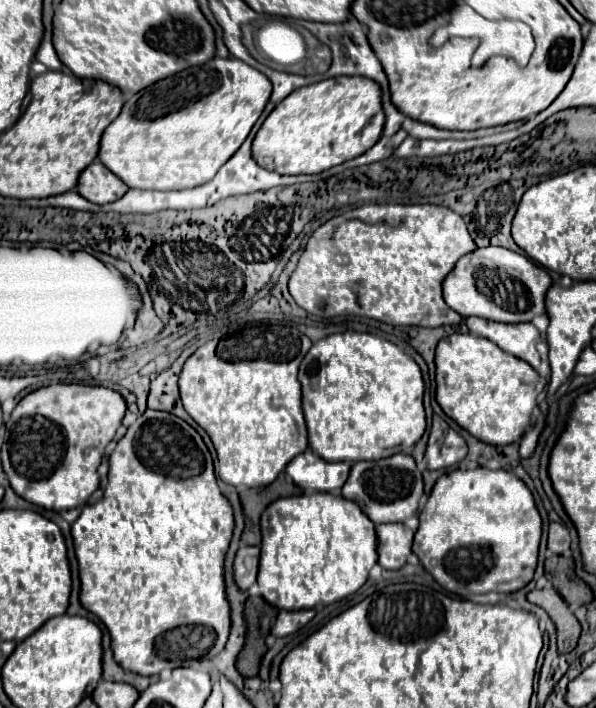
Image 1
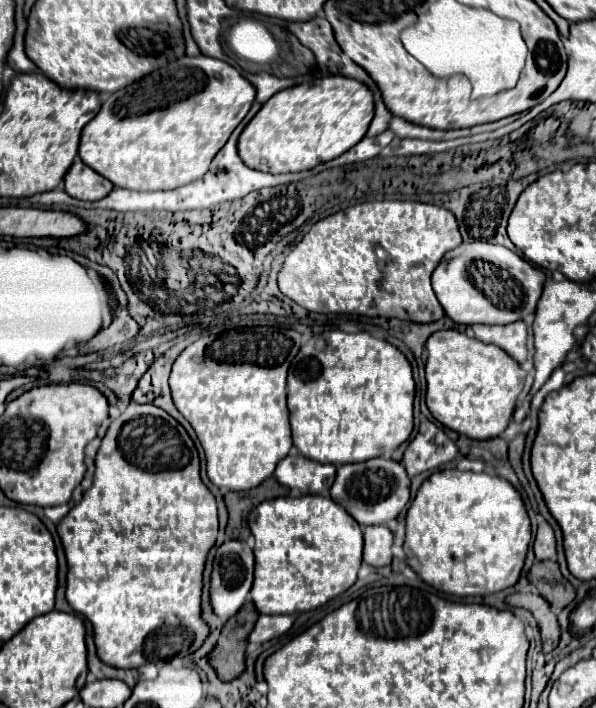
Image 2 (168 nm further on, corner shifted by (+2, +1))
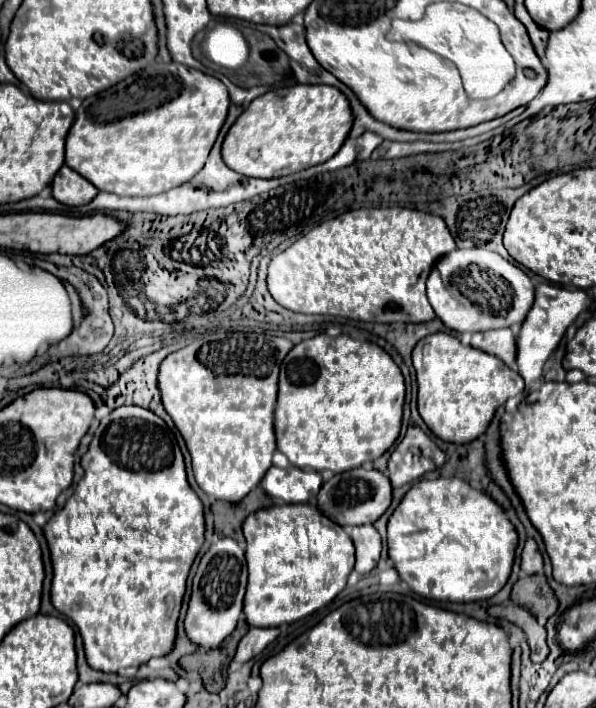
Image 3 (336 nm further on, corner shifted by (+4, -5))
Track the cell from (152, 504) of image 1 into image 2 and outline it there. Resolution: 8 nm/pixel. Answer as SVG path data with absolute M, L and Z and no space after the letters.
M130 403L128 409L110 425L106 437L102 439L98 457L96 457L96 473L94 485L84 493L82 501L70 509L70 513L58 523L58 535L62 539L66 559L68 559L68 587L66 599L78 613L86 615L94 625L94 641L98 647L98 657L118 669L138 669L146 663L170 663L174 657L186 657L198 651L210 635L210 627L202 619L202 587L204 587L204 565L210 549L218 537L218 507L210 489L200 479L200 457L194 447L194 441L186 433L186 429L170 417L166 411L154 405L138 405Z

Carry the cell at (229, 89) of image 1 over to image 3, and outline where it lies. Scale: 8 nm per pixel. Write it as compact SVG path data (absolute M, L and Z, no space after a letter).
M150 63L146 65L146 69L140 69L138 73L126 77L124 81L120 81L118 85L112 85L110 89L94 95L94 97L86 97L82 101L82 105L76 109L76 117L74 117L74 123L68 131L68 137L66 137L66 165L70 169L74 169L76 173L80 173L84 179L88 179L98 191L110 191L114 195L126 195L126 197L150 197L150 195L158 195L158 193L164 193L172 187L178 187L186 181L190 181L206 163L206 157L218 137L218 131L226 119L226 113L228 113L228 107L230 107L230 99L228 99L228 91L226 87L212 75L206 75L202 71L196 71L196 69L190 69L186 65L180 65L180 63Z

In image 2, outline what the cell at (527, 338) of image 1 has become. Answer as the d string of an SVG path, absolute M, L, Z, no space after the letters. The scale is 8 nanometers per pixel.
M514 321L508 325L472 325L472 331L476 339L498 345L518 363L528 359L528 327L524 321Z

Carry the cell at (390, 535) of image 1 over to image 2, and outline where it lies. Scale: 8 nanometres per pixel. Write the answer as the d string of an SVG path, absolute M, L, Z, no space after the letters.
M370 525L364 529L364 563L384 567L392 563L394 535L386 525Z

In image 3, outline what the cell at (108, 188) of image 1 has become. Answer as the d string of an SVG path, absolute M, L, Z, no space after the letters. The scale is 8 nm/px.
M62 165L60 171L54 175L50 187L52 197L64 205L86 205L98 195L98 189L90 181L86 181L82 175L66 165Z

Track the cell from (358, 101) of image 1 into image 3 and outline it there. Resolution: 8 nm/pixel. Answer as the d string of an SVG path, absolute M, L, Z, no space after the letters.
M292 85L256 97L228 129L222 159L246 177L282 177L328 161L352 127L348 99L330 85Z

